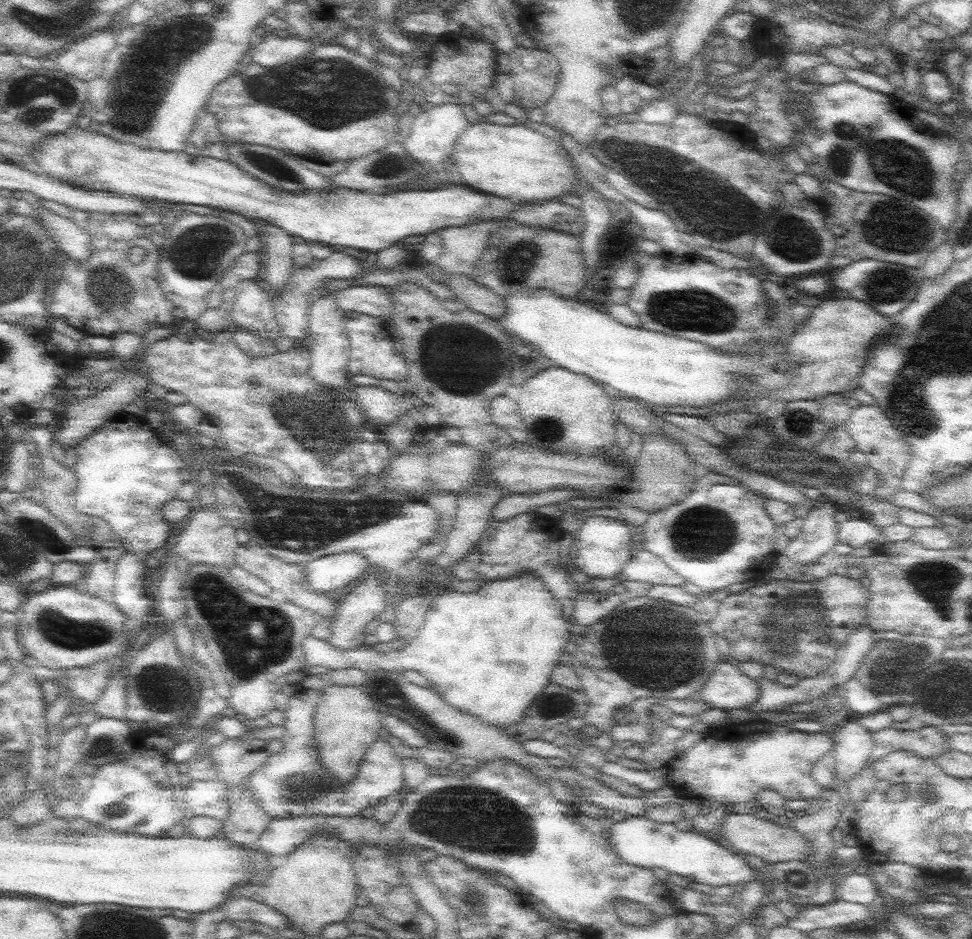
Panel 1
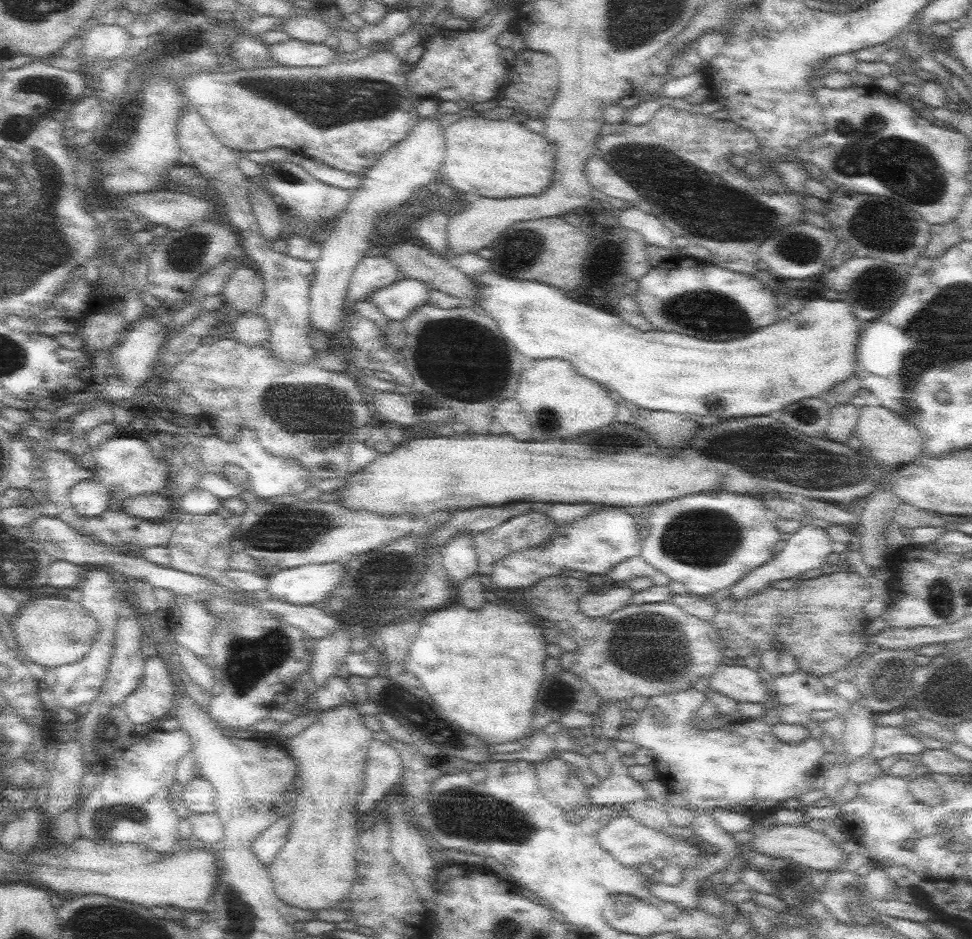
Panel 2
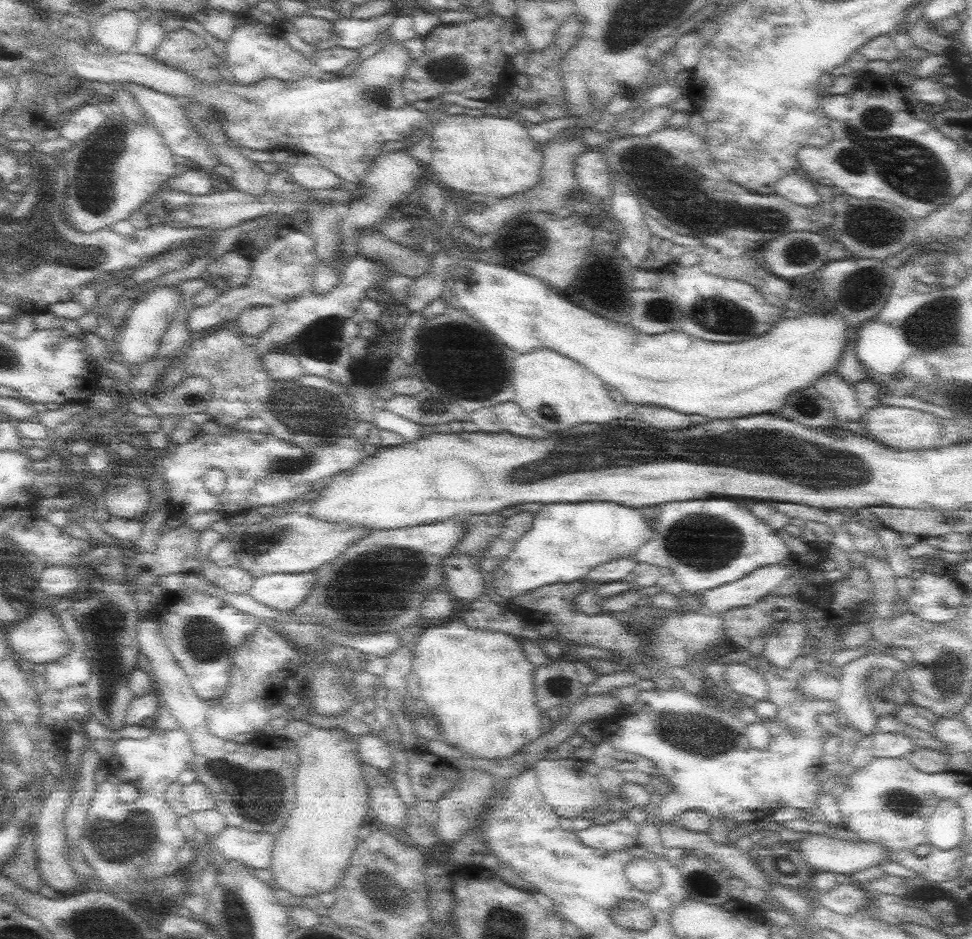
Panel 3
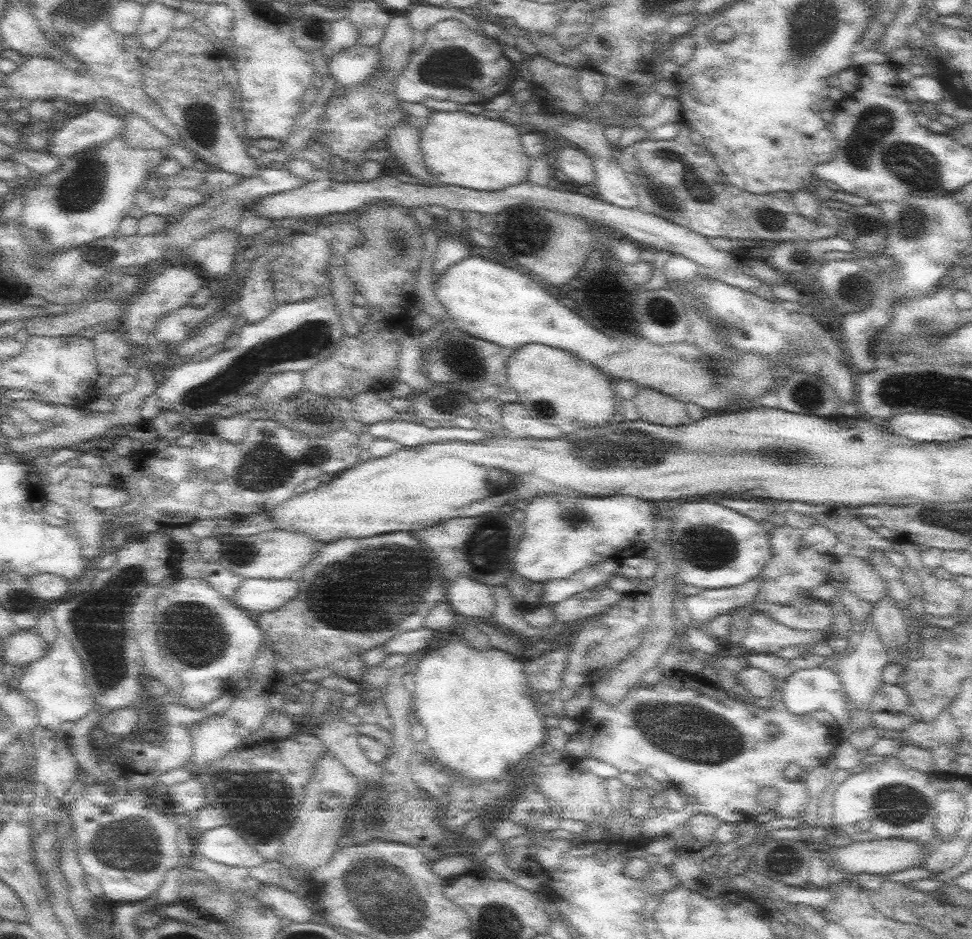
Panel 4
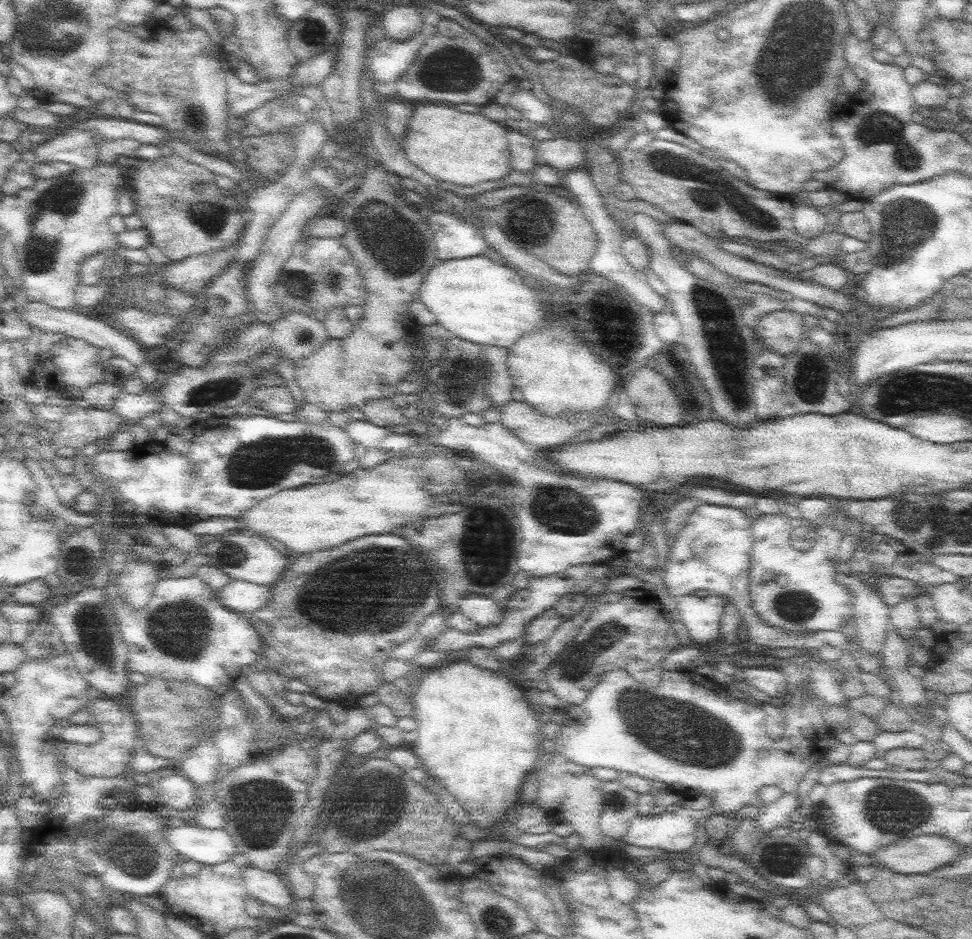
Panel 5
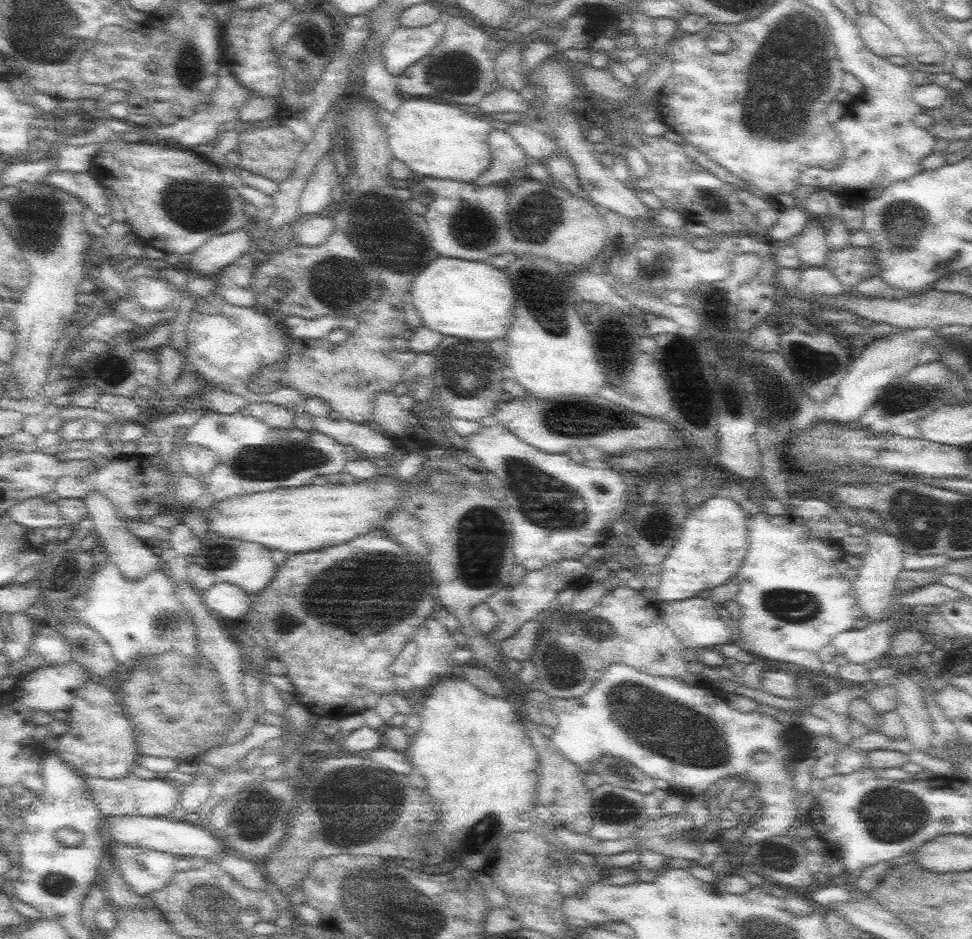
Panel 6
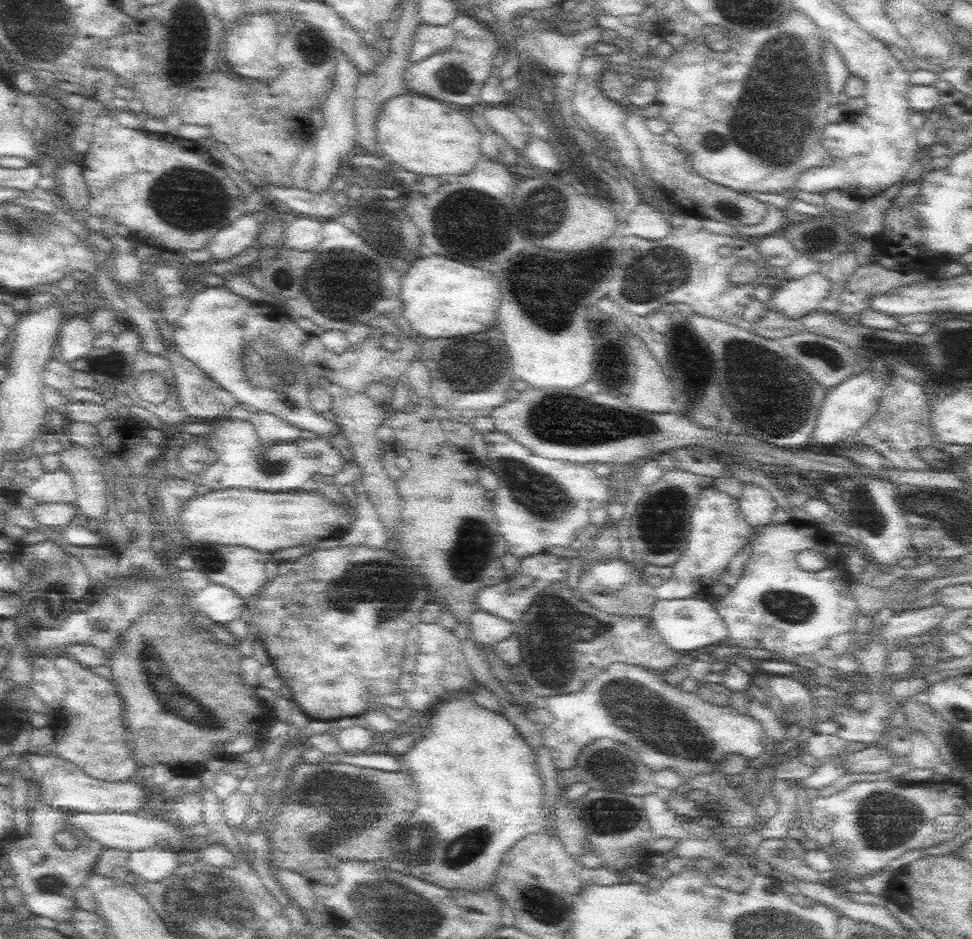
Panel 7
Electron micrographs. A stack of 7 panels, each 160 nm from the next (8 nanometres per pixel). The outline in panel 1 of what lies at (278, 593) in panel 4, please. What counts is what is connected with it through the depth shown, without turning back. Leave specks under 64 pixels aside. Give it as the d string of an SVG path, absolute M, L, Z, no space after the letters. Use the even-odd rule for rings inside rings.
M342 552L322 556L304 566L307 583L316 591L328 592L353 585L360 576L372 569L361 552Z

